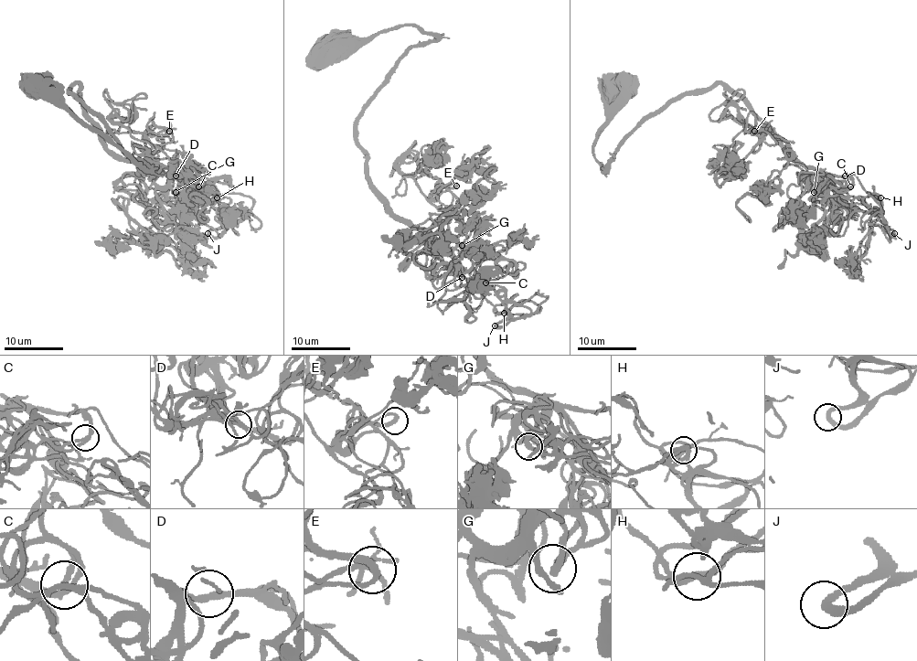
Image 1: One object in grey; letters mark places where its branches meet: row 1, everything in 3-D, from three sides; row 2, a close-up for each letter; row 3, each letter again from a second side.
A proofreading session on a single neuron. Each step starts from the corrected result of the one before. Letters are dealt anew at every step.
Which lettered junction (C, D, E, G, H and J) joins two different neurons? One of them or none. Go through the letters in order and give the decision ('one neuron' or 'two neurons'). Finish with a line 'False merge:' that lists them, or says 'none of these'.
C: one neuron
D: one neuron
E: one neuron
G: one neuron
H: one neuron
J: one neuron
False merge: none of these

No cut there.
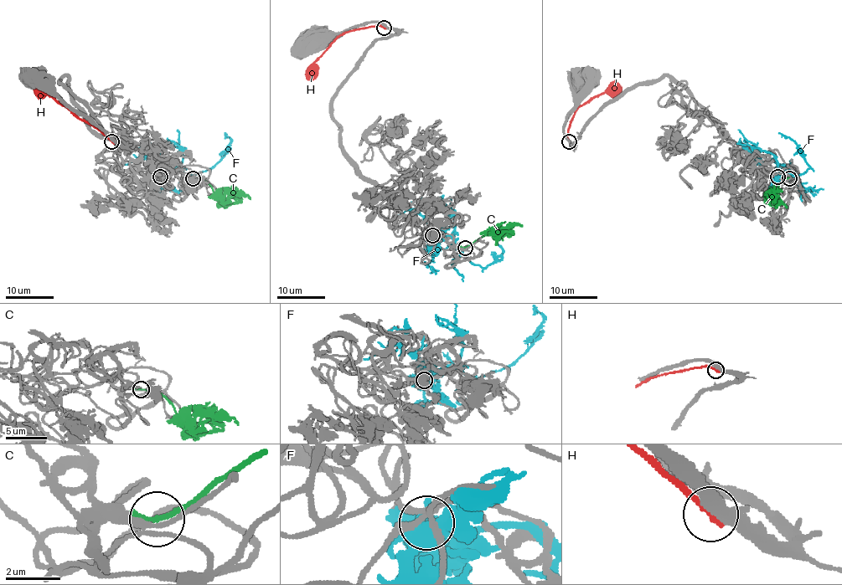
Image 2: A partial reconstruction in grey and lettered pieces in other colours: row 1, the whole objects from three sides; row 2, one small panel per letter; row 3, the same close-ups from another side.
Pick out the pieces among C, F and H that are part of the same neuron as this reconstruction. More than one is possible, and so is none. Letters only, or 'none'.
C

